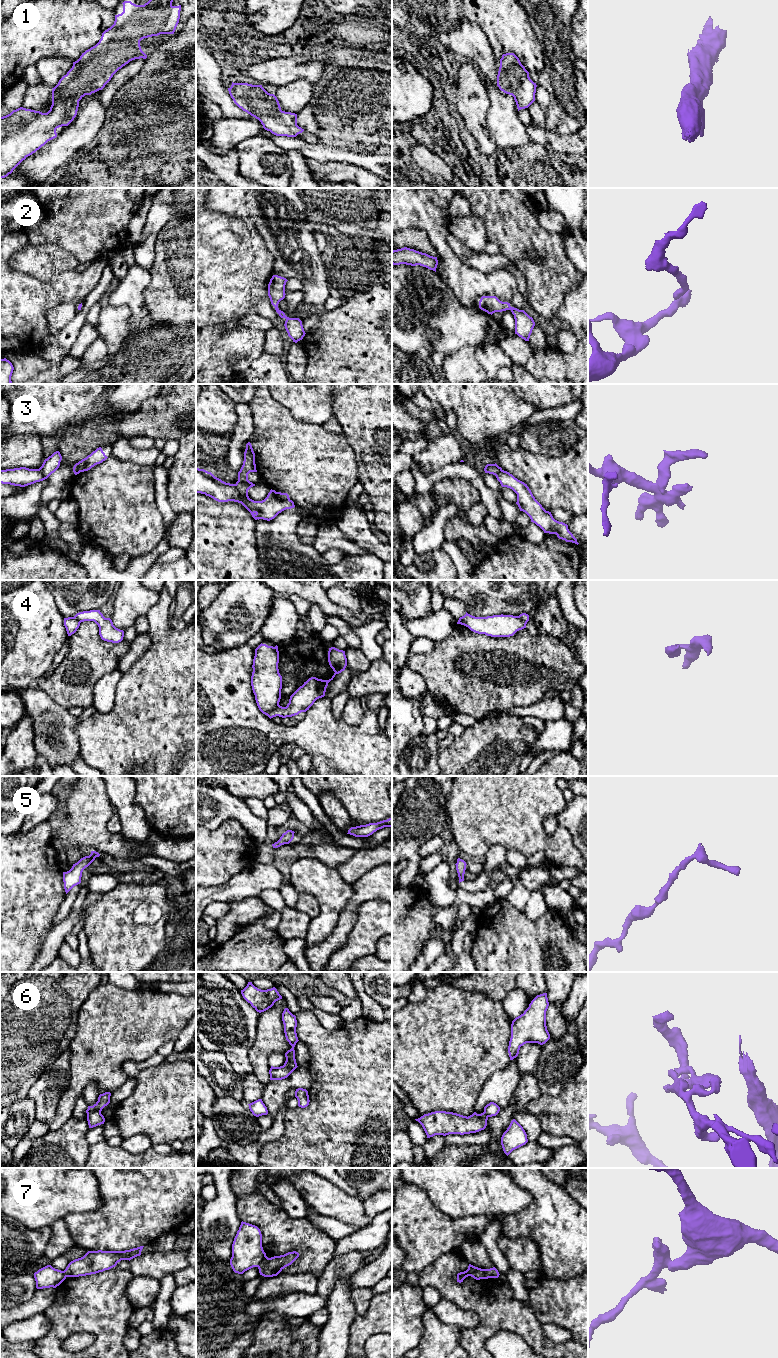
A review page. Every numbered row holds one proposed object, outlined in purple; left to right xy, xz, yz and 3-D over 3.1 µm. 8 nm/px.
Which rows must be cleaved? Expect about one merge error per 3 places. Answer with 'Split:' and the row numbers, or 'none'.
Split: 3, 4, 6, 7

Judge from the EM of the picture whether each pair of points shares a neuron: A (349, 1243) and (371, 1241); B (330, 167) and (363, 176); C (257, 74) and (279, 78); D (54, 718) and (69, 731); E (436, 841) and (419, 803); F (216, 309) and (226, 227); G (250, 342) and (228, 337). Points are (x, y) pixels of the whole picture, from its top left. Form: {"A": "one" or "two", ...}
{"A": "one", "B": "one", "C": "one", "D": "one", "E": "two", "F": "one", "G": "one"}

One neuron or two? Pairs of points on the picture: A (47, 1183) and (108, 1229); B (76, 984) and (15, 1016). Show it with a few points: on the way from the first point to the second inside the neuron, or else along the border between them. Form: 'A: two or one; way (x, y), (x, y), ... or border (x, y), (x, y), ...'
A: two; border (100, 1193), (102, 1204), (98, 1208), (70, 1214)
B: one; way (61, 994), (42, 1013), (30, 1013)

